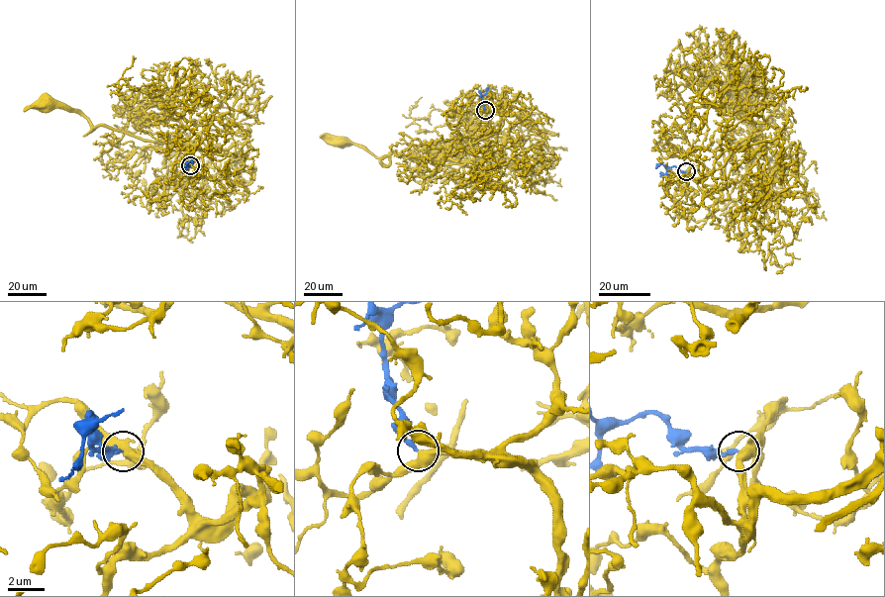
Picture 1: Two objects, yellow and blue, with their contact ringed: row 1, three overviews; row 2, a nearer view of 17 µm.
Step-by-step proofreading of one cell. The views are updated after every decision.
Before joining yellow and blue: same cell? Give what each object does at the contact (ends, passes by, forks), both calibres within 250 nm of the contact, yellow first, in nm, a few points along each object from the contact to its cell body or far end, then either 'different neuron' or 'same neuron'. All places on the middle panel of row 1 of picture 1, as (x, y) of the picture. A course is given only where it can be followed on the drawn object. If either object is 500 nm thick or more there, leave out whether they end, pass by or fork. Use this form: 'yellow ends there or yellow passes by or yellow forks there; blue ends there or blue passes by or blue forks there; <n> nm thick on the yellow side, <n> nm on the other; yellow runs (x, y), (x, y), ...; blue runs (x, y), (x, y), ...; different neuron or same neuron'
550 nm thick on the yellow side, 240 nm on the other; yellow runs (486, 110), (498, 113), (500, 129), (488, 158), (477, 162), (392, 152), (376, 157), (360, 145), (343, 142); blue runs (486, 110), (482, 96), (488, 87); same neuron

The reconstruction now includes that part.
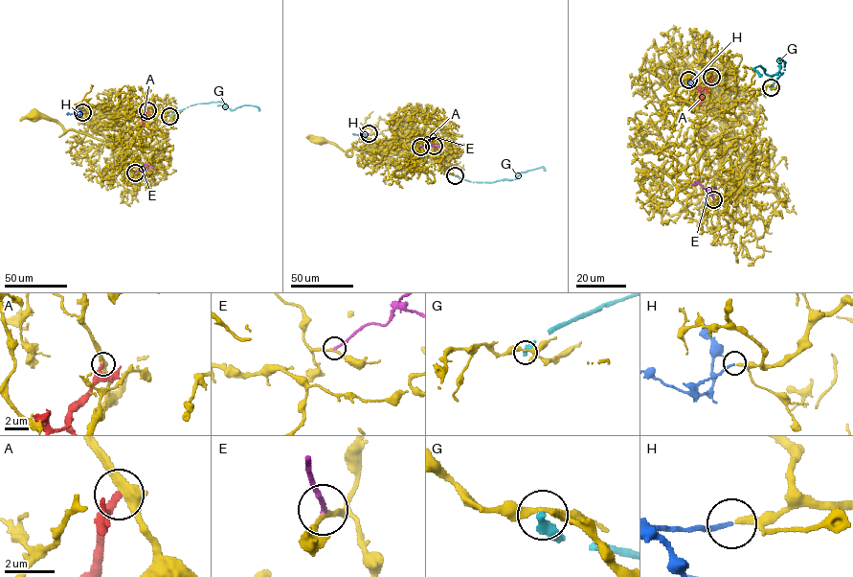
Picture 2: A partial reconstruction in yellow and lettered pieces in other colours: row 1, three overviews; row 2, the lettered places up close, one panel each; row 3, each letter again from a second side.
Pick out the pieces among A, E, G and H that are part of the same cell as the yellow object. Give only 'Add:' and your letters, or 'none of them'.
Add: H

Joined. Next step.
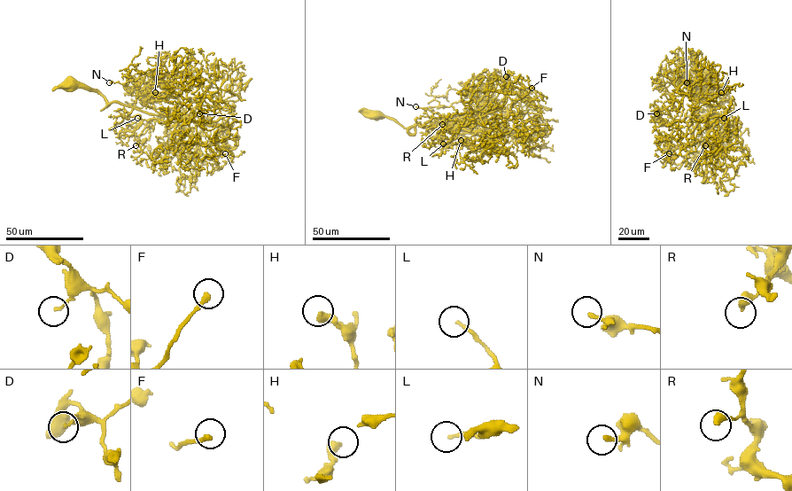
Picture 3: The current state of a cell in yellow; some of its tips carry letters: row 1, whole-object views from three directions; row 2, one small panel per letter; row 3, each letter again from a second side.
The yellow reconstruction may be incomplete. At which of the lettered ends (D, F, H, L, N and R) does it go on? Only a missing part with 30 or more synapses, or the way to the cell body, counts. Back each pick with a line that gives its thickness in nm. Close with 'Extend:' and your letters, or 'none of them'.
F: 240 nm thick
L: 150 nm thick
Extend: F, L

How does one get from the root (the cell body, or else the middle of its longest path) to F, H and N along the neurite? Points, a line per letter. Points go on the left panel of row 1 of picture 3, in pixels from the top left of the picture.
F: (71, 82), (93, 89), (108, 105), (120, 103), (161, 115), (188, 114), (202, 144), (217, 155), (225, 153)
H: (71, 82), (93, 89), (108, 105), (156, 114), (188, 115), (194, 108), (182, 103), (151, 108), (155, 92)
N: (71, 82), (93, 89), (108, 105), (156, 114), (188, 115), (198, 105), (144, 73), (122, 84), (109, 82)

